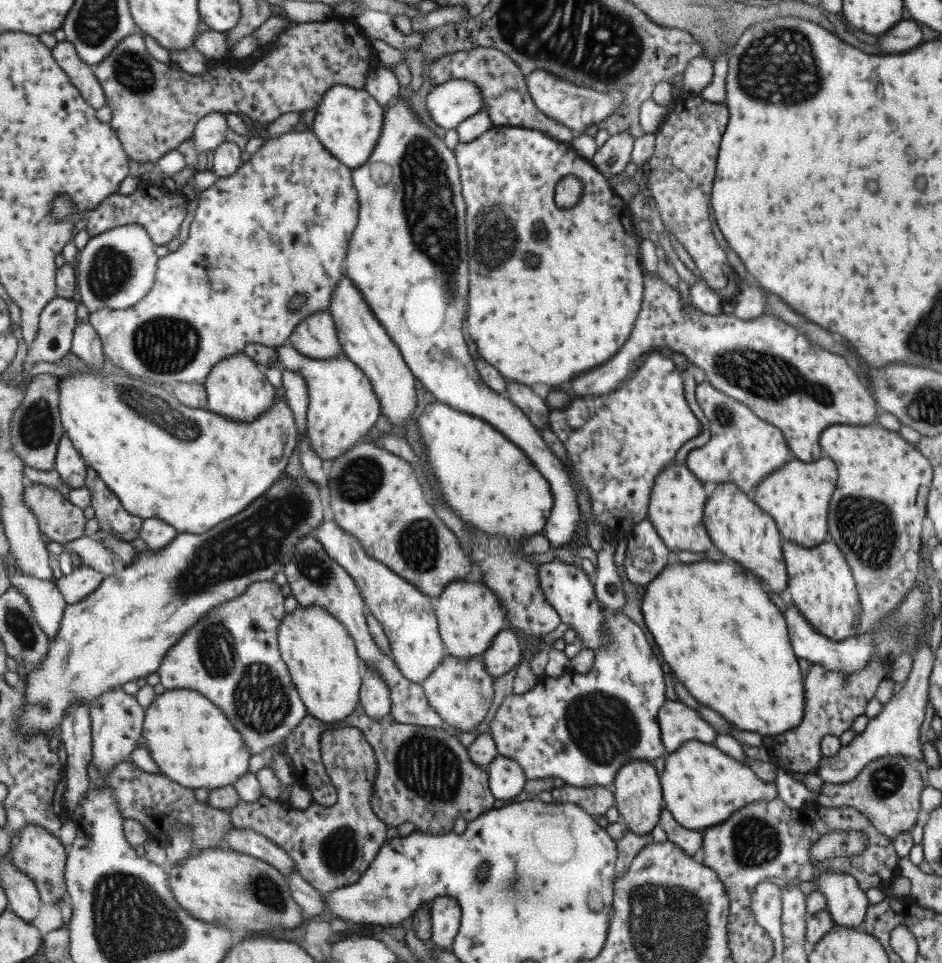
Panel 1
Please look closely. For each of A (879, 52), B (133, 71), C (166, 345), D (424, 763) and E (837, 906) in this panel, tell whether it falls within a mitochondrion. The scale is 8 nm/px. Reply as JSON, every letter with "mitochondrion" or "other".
{"A":"other","B":"mitochondrion","C":"mitochondrion","D":"mitochondrion","E":"other"}

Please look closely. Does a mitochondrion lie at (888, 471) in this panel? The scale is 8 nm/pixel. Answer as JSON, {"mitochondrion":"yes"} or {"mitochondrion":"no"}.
{"mitochondrion":"no"}

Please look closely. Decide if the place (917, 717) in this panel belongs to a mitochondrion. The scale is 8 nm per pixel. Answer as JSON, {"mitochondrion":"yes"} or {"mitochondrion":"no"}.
{"mitochondrion":"no"}

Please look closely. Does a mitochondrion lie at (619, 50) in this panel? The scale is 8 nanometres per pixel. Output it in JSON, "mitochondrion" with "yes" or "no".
{"mitochondrion":"yes"}

